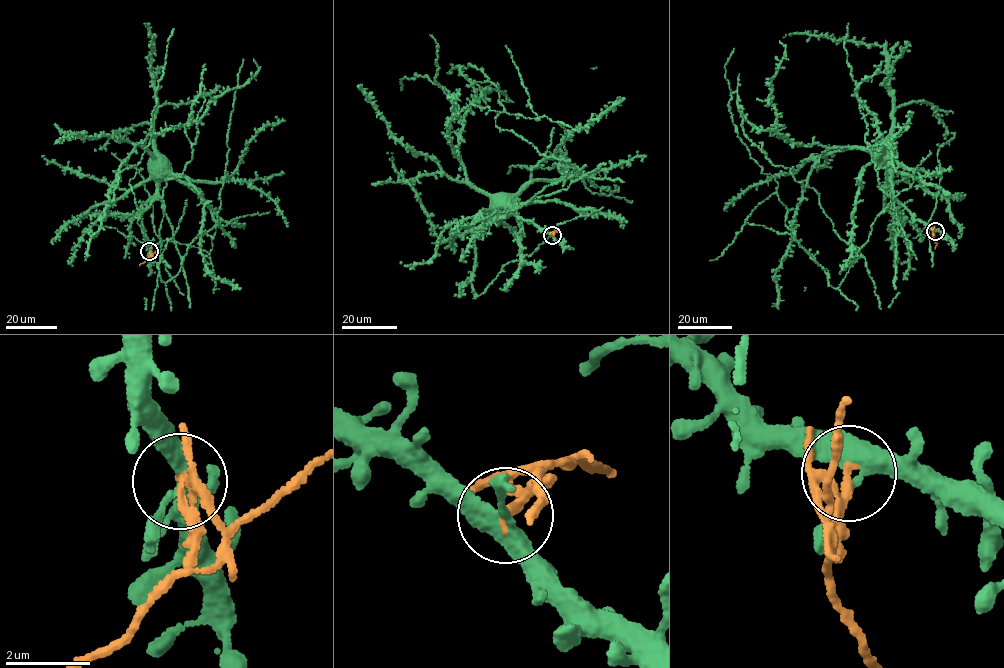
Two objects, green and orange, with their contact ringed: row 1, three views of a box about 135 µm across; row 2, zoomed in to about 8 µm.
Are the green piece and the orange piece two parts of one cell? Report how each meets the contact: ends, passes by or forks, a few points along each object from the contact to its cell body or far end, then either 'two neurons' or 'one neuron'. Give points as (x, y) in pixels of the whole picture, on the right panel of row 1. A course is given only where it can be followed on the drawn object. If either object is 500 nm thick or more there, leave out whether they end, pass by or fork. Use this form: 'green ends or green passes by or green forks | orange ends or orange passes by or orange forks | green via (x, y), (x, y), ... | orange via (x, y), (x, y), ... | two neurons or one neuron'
green forks | orange passes by | green via (934, 230), (913, 218), (910, 212), (895, 200), (890, 172), (878, 165), (879, 159) | orange via (935, 230), (935, 249) | two neurons

